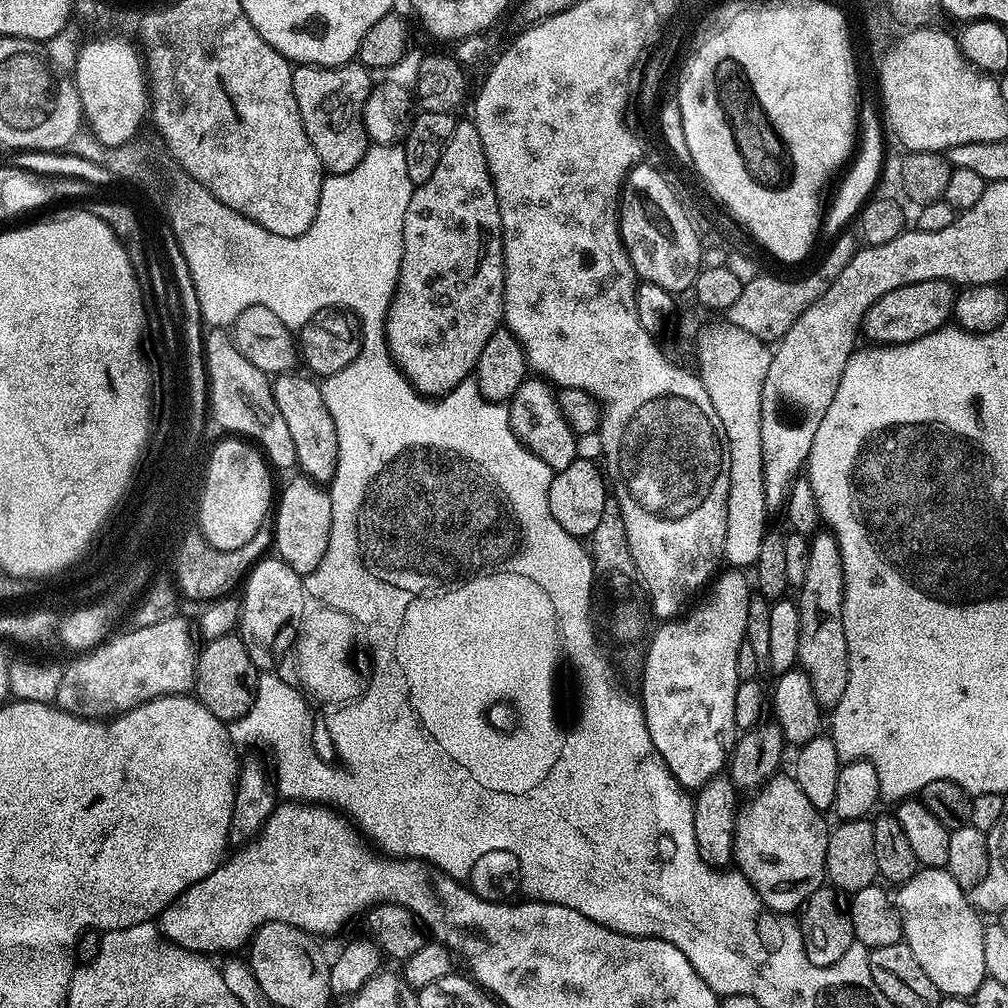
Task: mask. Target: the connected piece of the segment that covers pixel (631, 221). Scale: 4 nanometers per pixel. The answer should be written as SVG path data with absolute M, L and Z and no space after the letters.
M637 162L628 171L620 190L620 240L641 281L681 294L696 283L702 267L702 243L667 178L654 165L644 163Z

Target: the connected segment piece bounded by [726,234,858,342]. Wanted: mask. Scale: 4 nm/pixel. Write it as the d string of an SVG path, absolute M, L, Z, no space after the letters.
M837 235L831 241L833 242L832 249L825 254L824 261L809 276L804 276L801 280L779 280L776 276L758 274L746 286L744 296L738 298L738 302L734 302L734 306L727 308L726 316L732 319L729 321L735 327L744 330L746 334L754 334L754 338L765 342L779 342L786 334L786 330L790 330L790 326L794 326L794 322L798 322L800 315L811 304L818 302L818 298L822 298L822 294L826 294L826 290L830 290L830 282L834 282L834 278L838 278L838 274L842 274L842 270L846 270L850 258L854 258L854 254L858 250L857 237L846 235Z

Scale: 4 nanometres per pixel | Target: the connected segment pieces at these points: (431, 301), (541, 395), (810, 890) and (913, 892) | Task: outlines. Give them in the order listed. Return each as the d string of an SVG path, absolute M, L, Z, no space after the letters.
M457 119L456 125L454 126L454 134L450 134L450 142L446 142L446 150L442 150L442 158L438 161L438 167L434 170L434 174L430 178L426 178L426 182L422 182L413 187L410 206L406 206L406 222L402 226L402 238L404 239L404 253L402 254L400 278L399 282L396 283L396 295L393 297L392 306L388 311L388 349L390 349L393 356L396 357L397 364L404 369L404 375L416 385L421 393L428 396L443 394L449 392L452 388L457 388L462 381L469 379L469 377L475 373L478 358L482 354L483 348L486 347L486 342L490 342L490 334L494 334L494 330L501 327L504 319L504 231L502 230L502 214L498 210L498 198L494 190L494 182L490 178L490 170L488 169L488 162L486 160L486 150L482 148L482 138L478 136L478 130L471 119Z
M525 378L522 386L518 386L518 390L512 395L512 399L507 401L506 407L514 434L531 452L538 458L542 458L542 462L546 462L546 466L550 466L553 473L566 470L570 462L577 460L578 437L568 425L568 420L560 409L557 389L548 380Z
M778 774L763 787L750 804L739 809L736 818L736 855L735 867L740 875L748 879L756 888L756 893L762 898L764 907L774 912L796 914L804 908L808 900L820 888L825 887L828 863L828 837L830 824L827 824L825 813L820 812L802 794L802 786L798 786L795 775Z
M921 867L912 879L895 889L894 899L904 923L903 943L914 950L914 958L918 958L918 966L926 970L930 982L934 982L944 996L972 997L986 979L985 952L982 951L985 921L974 907L969 893L954 882L947 868Z

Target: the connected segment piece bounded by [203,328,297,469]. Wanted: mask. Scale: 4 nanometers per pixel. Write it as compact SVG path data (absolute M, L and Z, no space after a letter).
M223 328L211 329L203 337L203 358L207 365L211 419L216 419L228 431L225 433L247 438L259 445L273 469L295 469L297 460L294 441L286 420L282 418L275 404L273 381L269 373L258 370L254 362L246 362L246 358L242 358L242 354L237 350L231 335Z

